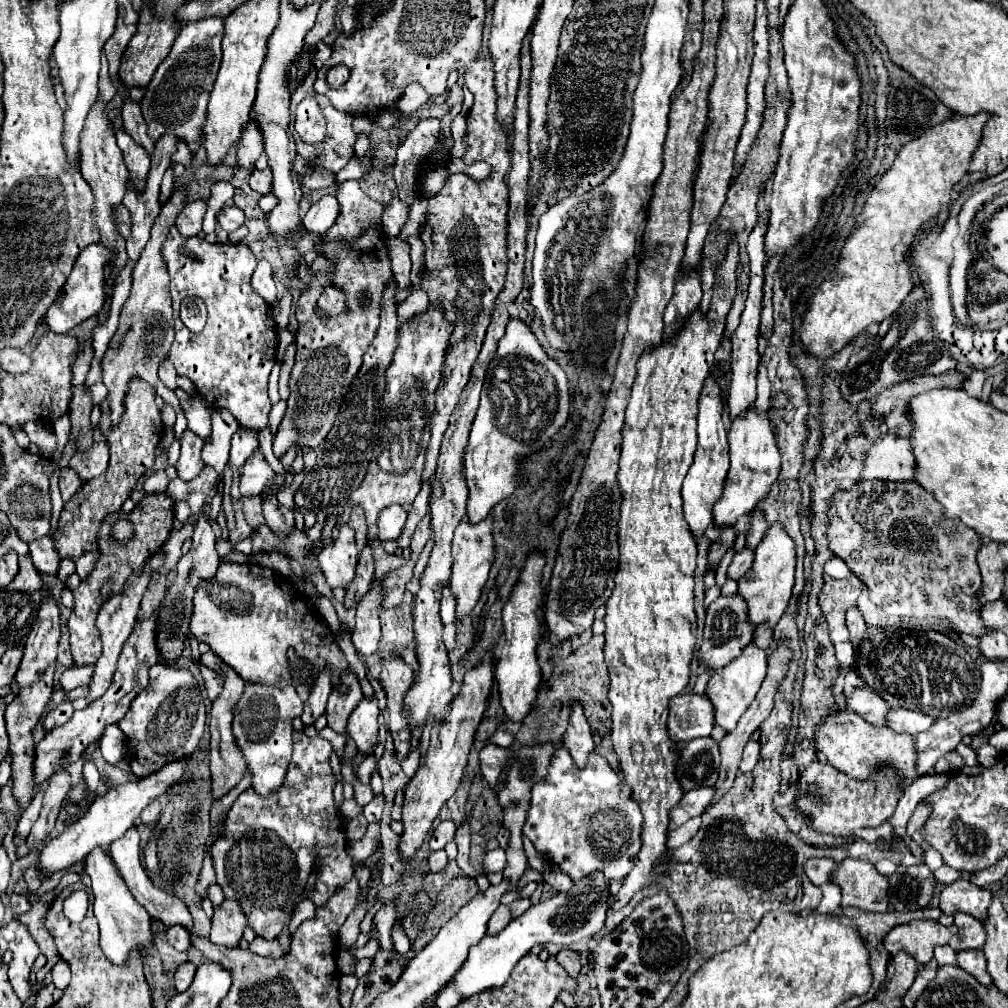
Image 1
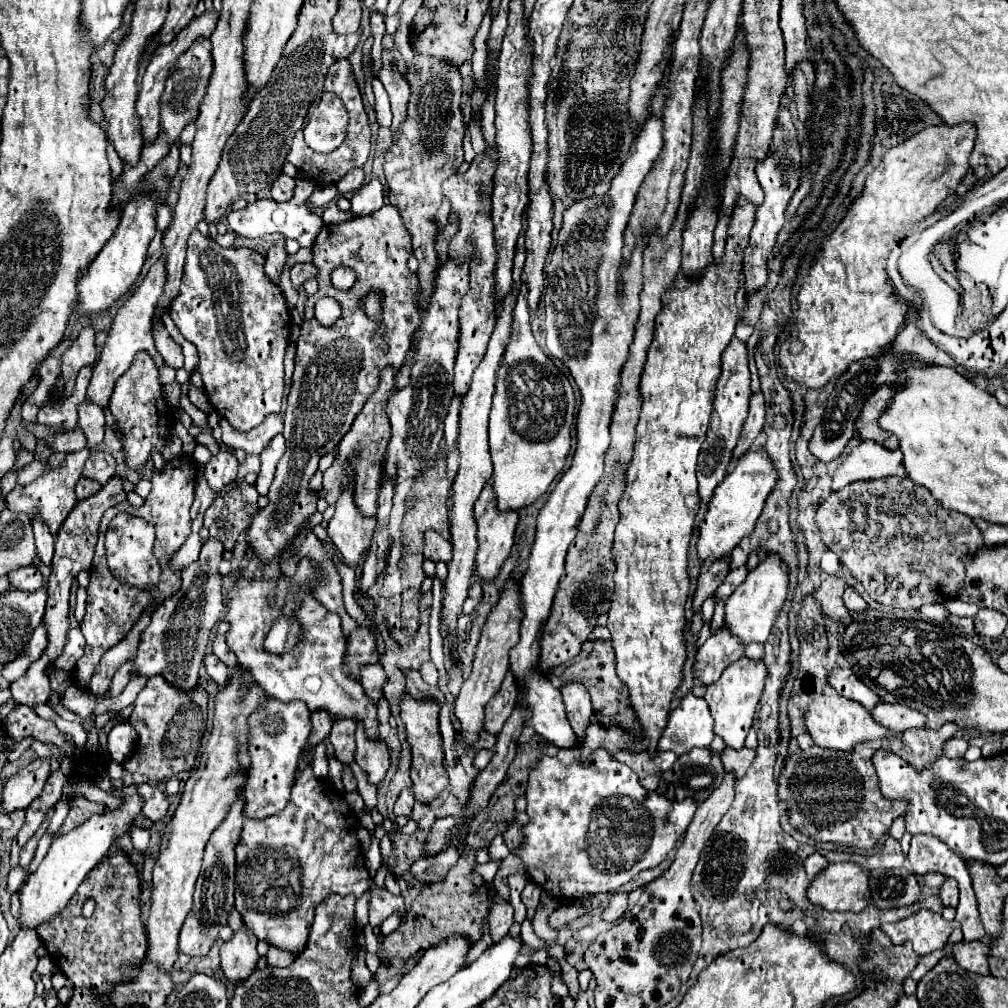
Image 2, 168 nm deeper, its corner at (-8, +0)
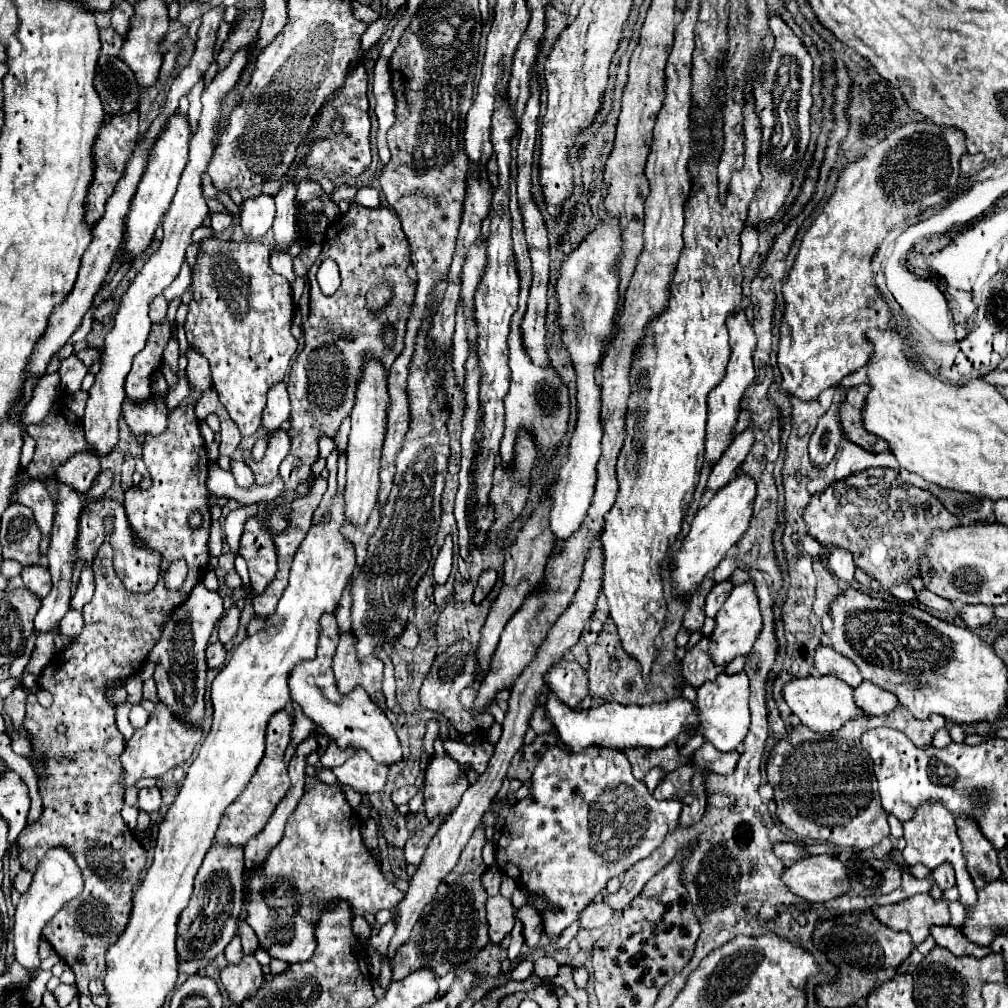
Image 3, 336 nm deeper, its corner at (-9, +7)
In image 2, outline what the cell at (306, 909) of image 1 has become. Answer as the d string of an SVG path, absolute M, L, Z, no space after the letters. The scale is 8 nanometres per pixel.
M269 948L269 956L267 956L267 964L269 966L279 966L279 968L285 968L291 964L291 960L295 960L295 956L287 956L287 952L279 950L279 948Z

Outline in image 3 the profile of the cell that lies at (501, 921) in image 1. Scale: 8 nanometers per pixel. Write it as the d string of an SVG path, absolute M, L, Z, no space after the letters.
M494 895L486 903L486 919L490 927L490 941L500 943L514 927L514 907L510 899Z

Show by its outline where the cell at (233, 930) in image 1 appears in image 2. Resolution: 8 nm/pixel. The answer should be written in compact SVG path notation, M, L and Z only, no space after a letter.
M241 928L235 932L231 942L225 942L221 948L221 970L225 978L231 984L241 984L245 982L257 968L257 942L255 936L251 936L249 928Z

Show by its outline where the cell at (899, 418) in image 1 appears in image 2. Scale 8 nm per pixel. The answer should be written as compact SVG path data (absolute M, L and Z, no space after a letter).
M889 384L879 386L863 404L863 410L855 422L855 428L857 428L861 440L873 440L889 450L897 450L899 440L895 440L895 436L891 436L891 432L883 432L879 428L877 420L879 420L883 408L887 408L893 394L895 394L895 386L889 386Z

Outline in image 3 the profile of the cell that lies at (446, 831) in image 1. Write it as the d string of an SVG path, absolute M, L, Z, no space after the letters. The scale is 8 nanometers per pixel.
M436 817L436 821L430 821L422 831L416 831L408 841L406 841L406 847L404 847L404 857L406 857L406 863L414 863L414 865L420 865L422 857L424 857L424 851L426 847L430 845L434 833L438 831L440 827L440 817Z

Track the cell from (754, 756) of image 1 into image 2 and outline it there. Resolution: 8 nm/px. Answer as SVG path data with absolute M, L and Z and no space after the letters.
M725 748L721 752L721 762L725 772L733 772L737 780L747 772L753 758L755 758L755 750L749 750L749 748L743 748L741 752L735 752L733 748Z

